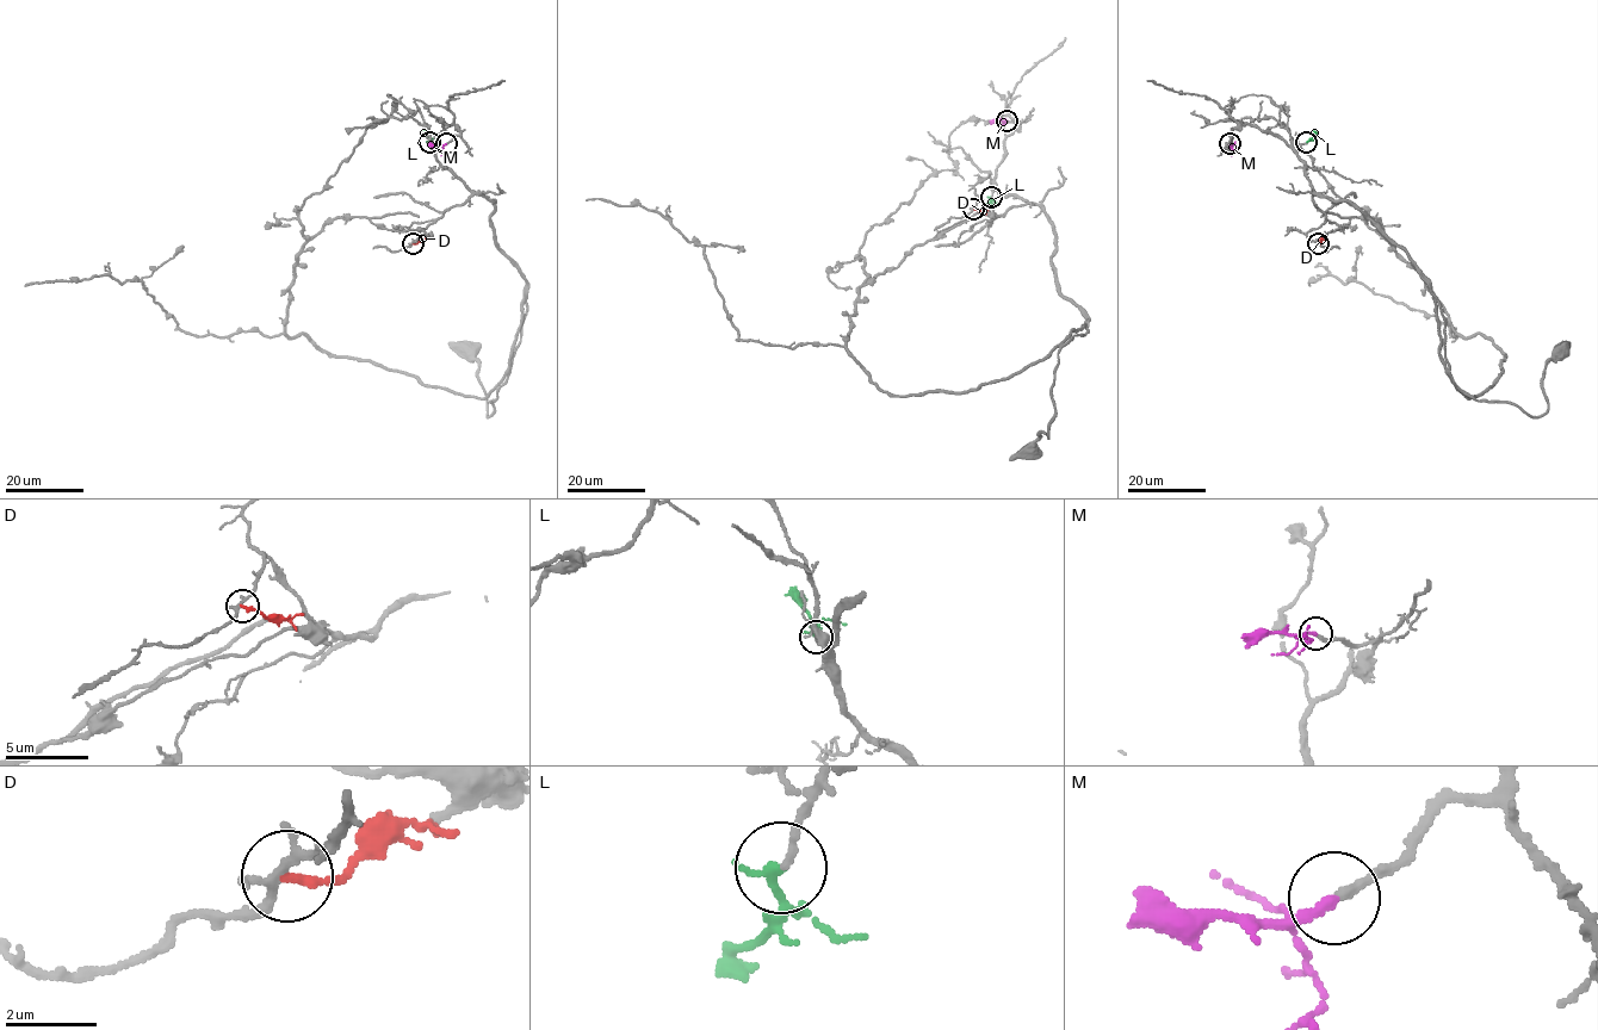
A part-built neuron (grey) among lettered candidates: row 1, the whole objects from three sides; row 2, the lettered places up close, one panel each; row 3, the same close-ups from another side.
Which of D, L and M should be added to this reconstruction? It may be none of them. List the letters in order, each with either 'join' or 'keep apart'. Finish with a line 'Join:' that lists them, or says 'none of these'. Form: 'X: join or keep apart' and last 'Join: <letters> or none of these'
D: keep apart
L: join
M: join
Join: L, M

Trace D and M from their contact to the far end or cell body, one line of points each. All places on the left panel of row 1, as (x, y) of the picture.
D: (413, 243), (427, 240)
M: (445, 143), (429, 144)

